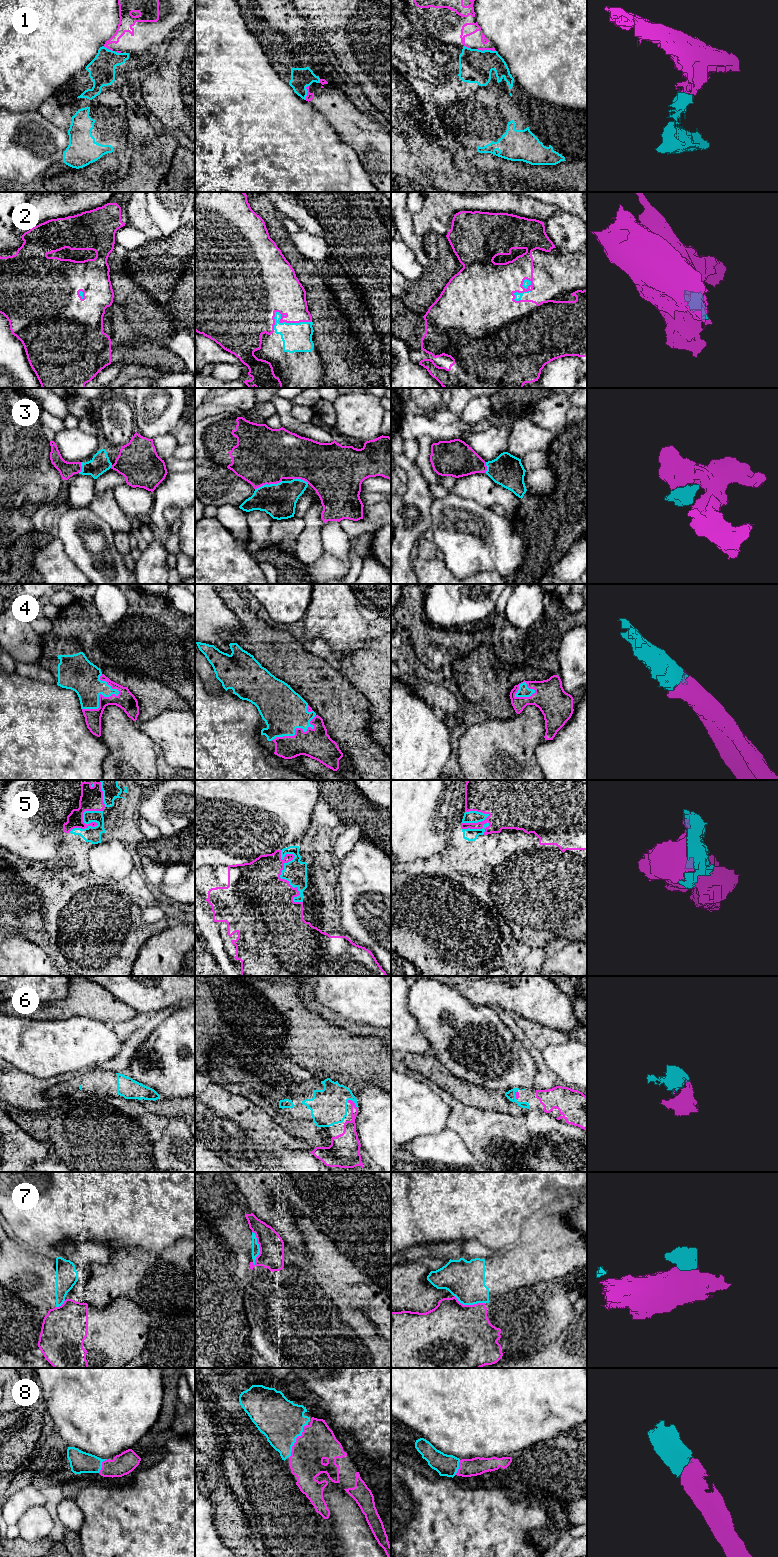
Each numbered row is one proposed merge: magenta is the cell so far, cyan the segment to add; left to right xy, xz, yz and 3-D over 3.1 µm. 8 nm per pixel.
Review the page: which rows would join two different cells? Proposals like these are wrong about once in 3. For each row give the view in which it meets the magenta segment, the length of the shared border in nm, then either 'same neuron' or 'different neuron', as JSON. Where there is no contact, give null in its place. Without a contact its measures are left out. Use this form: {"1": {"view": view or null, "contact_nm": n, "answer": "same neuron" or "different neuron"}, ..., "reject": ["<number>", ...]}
{"1": {"view": "xz", "contact_nm": 120, "answer": "different neuron"}, "2": {"view": "xz", "contact_nm": 320, "answer": "same neuron"}, "3": {"view": "xz", "contact_nm": 220, "answer": "same neuron"}, "4": {"view": "xy", "contact_nm": 340, "answer": "same neuron"}, "5": {"view": "xz", "contact_nm": 460, "answer": "same neuron"}, "6": {"view": "xz", "contact_nm": 110, "answer": "same neuron"}, "7": {"view": "xz", "contact_nm": 280, "answer": "different neuron"}, "8": {"view": "xz", "contact_nm": 300, "answer": "same neuron"}, "reject": ["1", "7"]}

